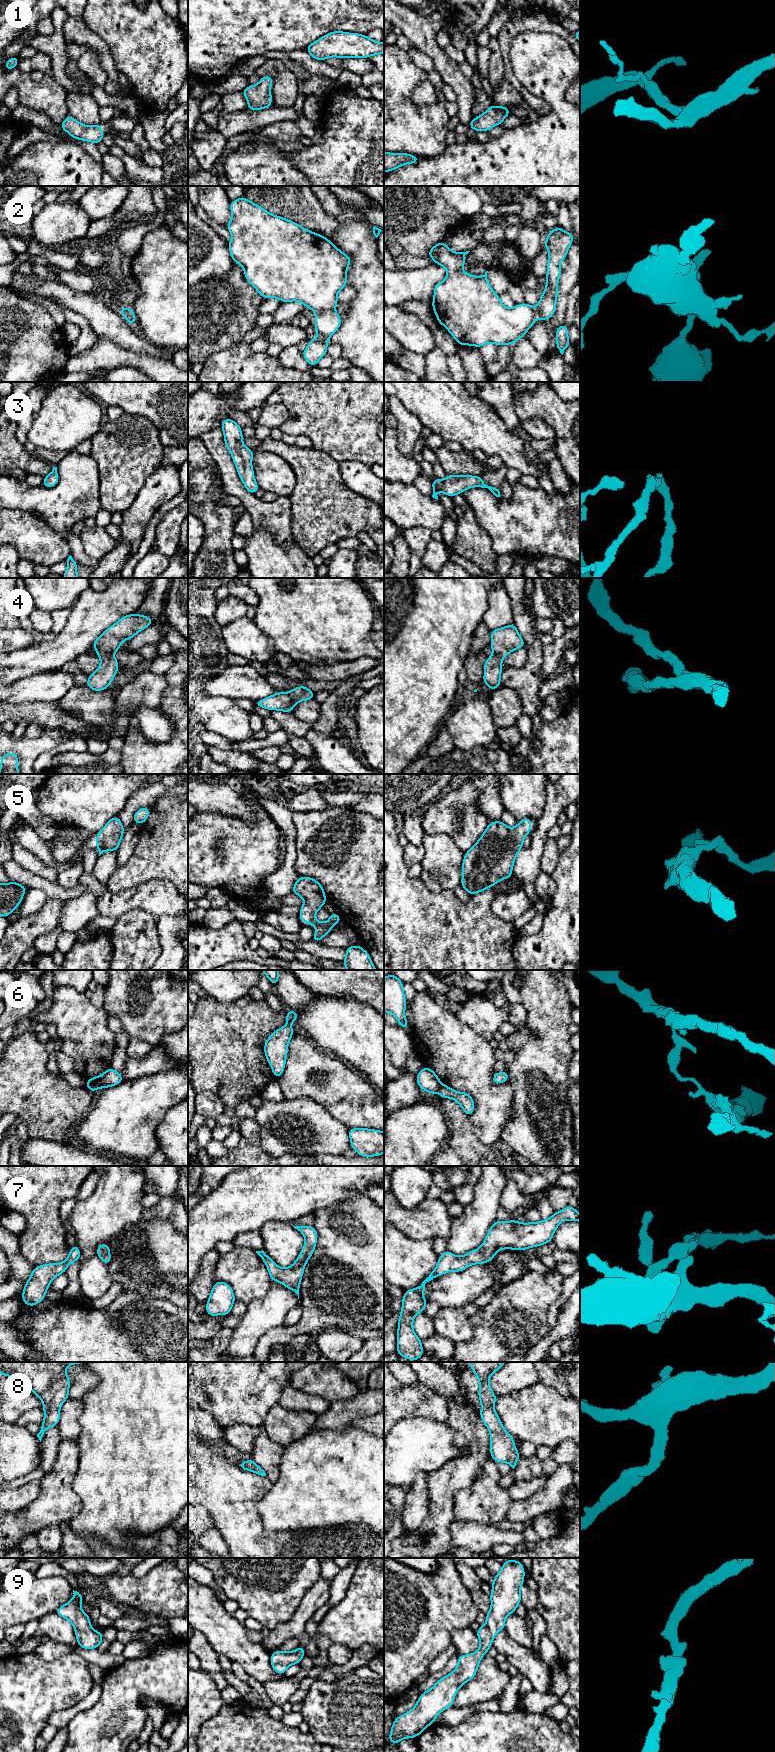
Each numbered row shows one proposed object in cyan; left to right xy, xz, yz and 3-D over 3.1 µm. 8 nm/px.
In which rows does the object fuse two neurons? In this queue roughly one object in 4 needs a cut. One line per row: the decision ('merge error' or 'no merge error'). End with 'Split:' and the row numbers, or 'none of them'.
1: no merge error
2: merge error
3: no merge error
4: no merge error
5: no merge error
6: merge error
7: no merge error
8: no merge error
9: no merge error
Split: 2, 6

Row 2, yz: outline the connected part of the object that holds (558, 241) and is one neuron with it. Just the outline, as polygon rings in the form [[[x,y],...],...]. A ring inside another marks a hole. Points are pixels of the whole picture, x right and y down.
[[[560,227],[548,232],[547,239],[544,242],[544,246],[549,253],[546,288],[536,307],[540,320],[550,319],[556,311],[558,281],[562,272],[560,263],[567,257],[567,252],[573,240],[574,235]]]

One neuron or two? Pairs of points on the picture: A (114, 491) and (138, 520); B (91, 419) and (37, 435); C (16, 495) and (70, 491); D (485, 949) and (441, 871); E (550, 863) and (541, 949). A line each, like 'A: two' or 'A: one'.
A: two
B: one
C: one
D: two
E: two

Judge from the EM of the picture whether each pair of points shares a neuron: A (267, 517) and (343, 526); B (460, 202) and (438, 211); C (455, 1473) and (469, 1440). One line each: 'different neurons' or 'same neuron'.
A: different neurons
B: different neurons
C: same neuron

